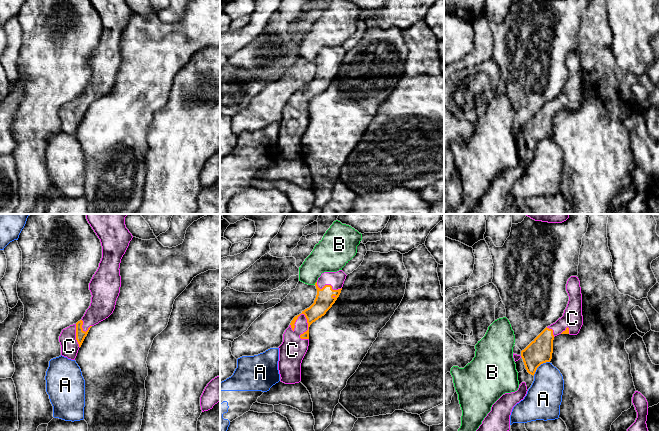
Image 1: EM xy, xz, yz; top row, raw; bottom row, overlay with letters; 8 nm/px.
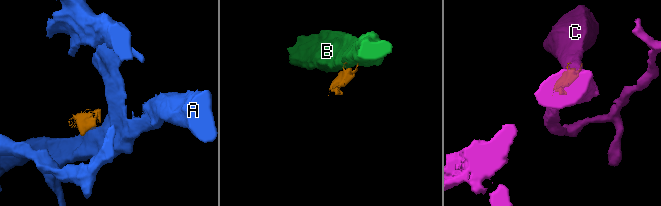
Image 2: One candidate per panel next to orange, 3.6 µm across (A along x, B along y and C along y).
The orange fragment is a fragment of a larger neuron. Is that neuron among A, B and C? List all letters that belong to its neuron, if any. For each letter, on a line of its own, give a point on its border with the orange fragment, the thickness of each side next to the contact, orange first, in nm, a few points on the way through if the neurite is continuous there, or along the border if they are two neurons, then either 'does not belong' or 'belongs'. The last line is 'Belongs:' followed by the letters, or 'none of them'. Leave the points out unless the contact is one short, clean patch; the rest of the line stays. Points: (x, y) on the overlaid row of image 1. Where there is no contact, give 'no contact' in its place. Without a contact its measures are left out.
A: yz (539, 365) | 200/280 nm | along yz (549, 361), (543, 362), (533, 375) | does not belong
B: xz (315, 283) | 150/260 nm | along xz (316, 281), (314, 284) | does not belong
C: xz (308, 329) | 150/200 nm | belongs
Belongs: C

